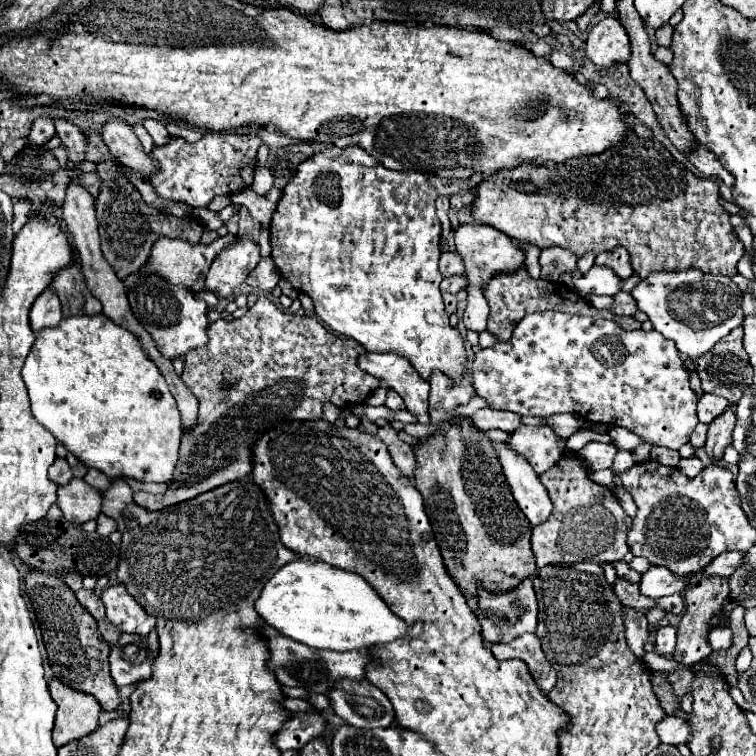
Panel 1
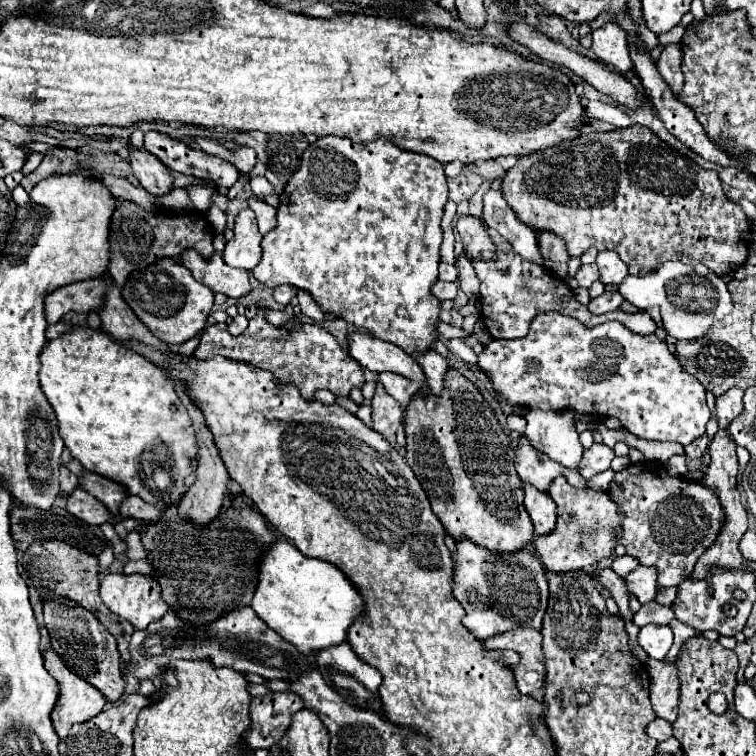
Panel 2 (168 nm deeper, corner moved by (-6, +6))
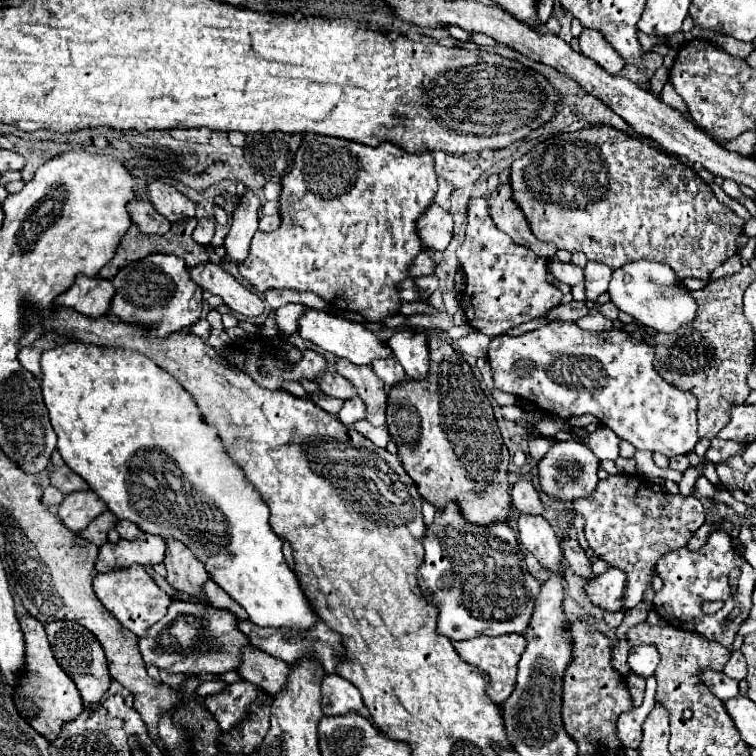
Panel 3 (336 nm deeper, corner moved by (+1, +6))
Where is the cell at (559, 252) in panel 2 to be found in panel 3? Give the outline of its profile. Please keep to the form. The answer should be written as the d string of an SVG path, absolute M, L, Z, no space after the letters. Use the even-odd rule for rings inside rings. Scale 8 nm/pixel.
M499 185L489 197L489 215L495 223L497 229L501 229L503 233L507 233L517 245L523 245L527 249L531 249L533 253L537 253L539 257L553 257L557 253L557 247L551 243L541 243L529 229L527 219L523 217L523 211L519 209L519 205L513 199L513 191L511 185Z

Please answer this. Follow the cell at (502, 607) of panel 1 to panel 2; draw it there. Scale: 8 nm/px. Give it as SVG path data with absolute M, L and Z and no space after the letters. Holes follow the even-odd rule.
M466 539L458 541L456 547L458 547L458 553L454 557L454 597L466 609L466 617L462 619L462 623L474 637L484 641L488 637L494 637L518 627L532 627L532 629L542 627L542 617L548 603L548 583L546 583L546 571L542 563L532 553L518 551L518 553L500 555L500 553L486 551Z

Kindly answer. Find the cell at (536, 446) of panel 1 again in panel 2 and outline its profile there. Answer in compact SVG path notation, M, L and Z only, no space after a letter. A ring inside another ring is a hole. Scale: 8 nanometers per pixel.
M520 437L520 443L516 447L516 471L522 481L532 483L540 491L548 491L550 481L556 479L558 475L566 475L568 483L574 487L586 485L586 479L582 479L580 473L570 471L558 465L556 461L550 461L550 457L546 457L544 453L538 453L538 449L534 449L530 441L526 441L524 437Z

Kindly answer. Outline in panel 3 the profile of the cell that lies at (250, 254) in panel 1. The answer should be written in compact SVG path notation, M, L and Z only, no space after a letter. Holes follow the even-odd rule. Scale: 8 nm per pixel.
M247 191L231 215L233 219L231 219L231 229L225 237L225 249L227 249L227 257L231 257L237 263L247 257L249 243L257 231L259 207L261 207L259 197Z

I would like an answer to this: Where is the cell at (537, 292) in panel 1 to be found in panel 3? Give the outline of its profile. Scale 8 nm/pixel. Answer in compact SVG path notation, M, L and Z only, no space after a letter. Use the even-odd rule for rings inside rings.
M469 199L467 203L465 241L457 249L457 259L465 273L465 289L459 295L459 303L469 325L489 337L503 335L511 327L543 317L563 297L557 287L545 281L547 261L531 249L515 245L511 237L501 233L489 217L485 199Z

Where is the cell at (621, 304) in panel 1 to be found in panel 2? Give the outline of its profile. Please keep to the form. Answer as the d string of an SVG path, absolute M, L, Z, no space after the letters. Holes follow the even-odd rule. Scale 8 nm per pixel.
M606 291L604 295L600 295L600 297L596 297L596 299L590 299L588 309L590 309L594 315L600 315L600 313L608 313L608 311L620 309L622 301L624 301L624 299L620 297L618 291L614 291L614 293Z

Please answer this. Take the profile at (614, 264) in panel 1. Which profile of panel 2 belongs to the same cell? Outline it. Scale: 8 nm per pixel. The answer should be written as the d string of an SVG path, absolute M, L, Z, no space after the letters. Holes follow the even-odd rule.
M600 251L596 263L600 267L600 273L602 273L600 279L604 285L610 285L610 283L618 285L628 275L626 263L614 251Z

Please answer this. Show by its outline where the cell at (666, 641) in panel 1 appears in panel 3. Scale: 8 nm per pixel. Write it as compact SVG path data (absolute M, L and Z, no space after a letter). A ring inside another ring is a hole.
M639 645L629 651L627 663L631 667L631 673L639 677L651 677L659 665L659 653L653 645Z

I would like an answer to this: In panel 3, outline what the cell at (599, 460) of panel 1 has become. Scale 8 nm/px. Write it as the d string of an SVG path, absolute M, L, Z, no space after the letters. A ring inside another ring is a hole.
M565 441L565 443L555 443L539 461L537 469L539 469L539 487L545 495L549 495L555 501L575 501L579 497L589 497L595 489L595 485L599 483L597 477L597 467L599 461L597 457L585 447L585 445L575 445L577 453L575 453L575 461L573 461L573 441Z

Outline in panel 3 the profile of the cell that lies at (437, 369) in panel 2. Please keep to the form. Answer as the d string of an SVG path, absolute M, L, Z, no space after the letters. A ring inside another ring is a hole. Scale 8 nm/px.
M401 329L389 339L391 351L411 379L423 379L429 371L429 355L425 341L427 333L417 333L411 329Z

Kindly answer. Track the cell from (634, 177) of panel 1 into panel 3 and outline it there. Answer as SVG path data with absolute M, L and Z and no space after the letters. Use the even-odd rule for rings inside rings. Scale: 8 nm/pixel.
M593 125L593 127L573 131L573 133L561 133L561 135L555 135L551 139L543 141L543 143L537 143L529 153L525 153L521 159L517 159L511 165L511 187L513 187L513 199L523 209L523 213L525 213L529 225L531 225L531 231L539 241L555 243L557 249L567 249L571 253L581 251L581 253L585 253L585 257L589 261L605 263L611 269L619 269L619 267L623 267L625 263L631 263L631 261L647 259L647 261L659 261L659 263L669 265L675 271L675 275L679 275L681 279L685 279L685 277L707 279L715 267L719 267L725 259L729 259L737 253L735 239L743 231L743 219L735 211L731 211L727 205L723 205L715 197L715 193L707 187L707 183L693 169L683 165L679 159L675 159L667 153L661 153L661 151L645 145L639 139L633 139L627 133L623 133L623 131L619 131L611 125Z

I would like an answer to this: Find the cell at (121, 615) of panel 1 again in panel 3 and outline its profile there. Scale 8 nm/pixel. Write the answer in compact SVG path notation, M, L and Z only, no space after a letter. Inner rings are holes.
M131 565L131 567L113 569L107 573L97 573L97 577L93 579L93 591L97 593L105 609L113 613L115 619L137 637L147 637L147 629L155 625L159 619L163 619L167 613L167 607L171 605L171 599L149 577L143 565Z

